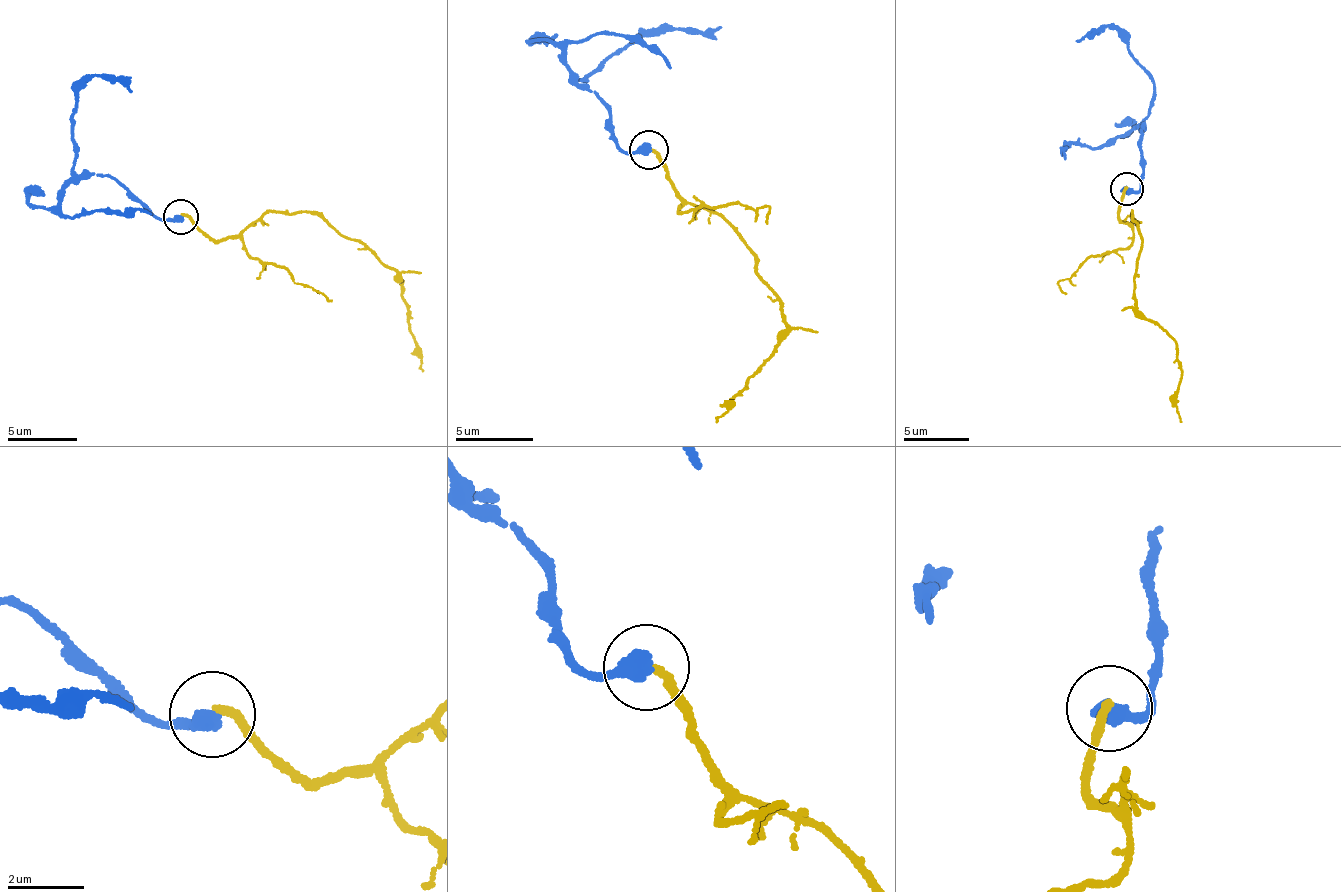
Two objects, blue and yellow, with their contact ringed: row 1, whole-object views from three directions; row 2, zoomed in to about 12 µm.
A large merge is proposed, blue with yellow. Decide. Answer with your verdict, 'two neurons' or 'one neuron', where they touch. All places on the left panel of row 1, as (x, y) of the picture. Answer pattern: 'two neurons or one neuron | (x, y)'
two neurons | (180, 216)

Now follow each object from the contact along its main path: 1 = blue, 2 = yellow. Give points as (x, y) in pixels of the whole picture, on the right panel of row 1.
1: (1127, 190), (1141, 191), (1145, 161), (1139, 139), (1154, 96), (1151, 74), (1113, 27), (1074, 41)
2: (1127, 187), (1120, 218), (1127, 224), (1133, 212), (1141, 246), (1137, 308), (1174, 341), (1181, 380), (1179, 422)

